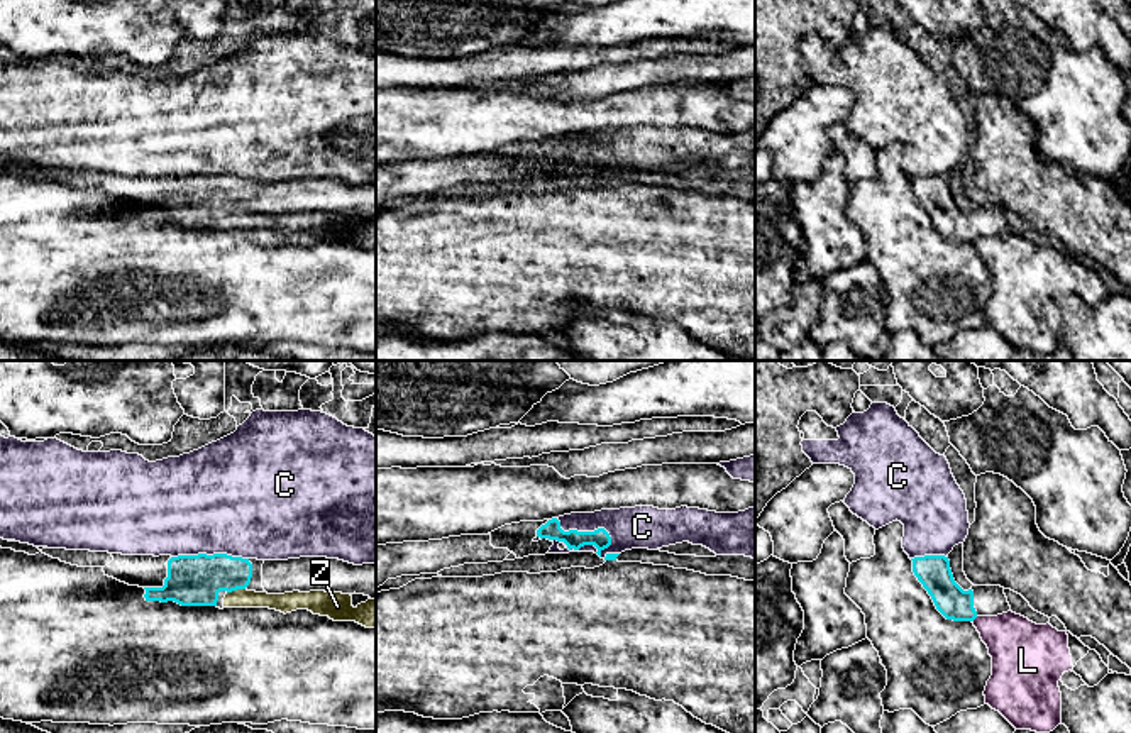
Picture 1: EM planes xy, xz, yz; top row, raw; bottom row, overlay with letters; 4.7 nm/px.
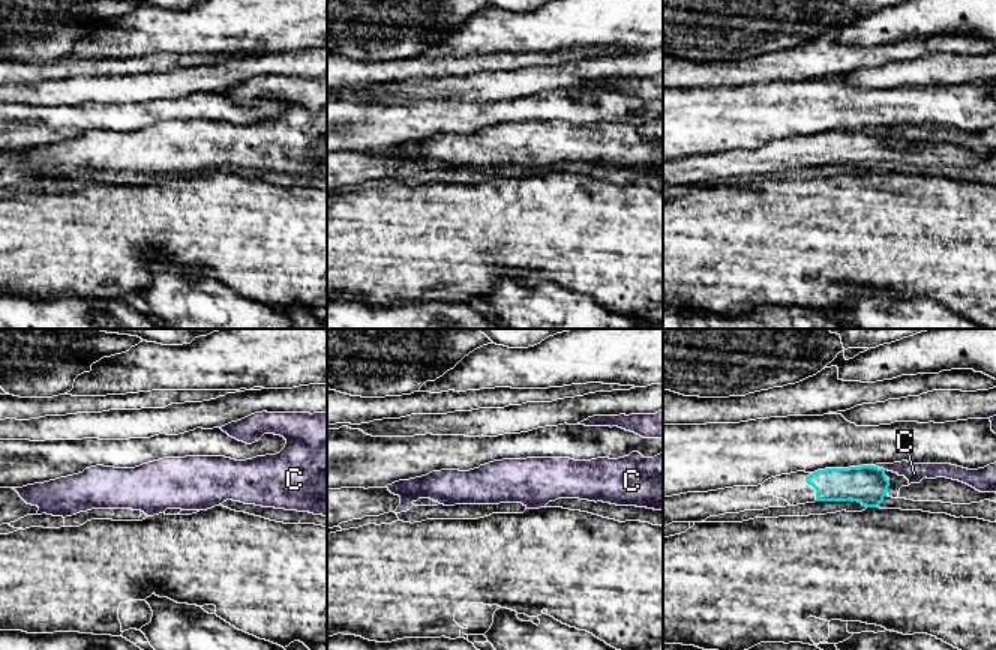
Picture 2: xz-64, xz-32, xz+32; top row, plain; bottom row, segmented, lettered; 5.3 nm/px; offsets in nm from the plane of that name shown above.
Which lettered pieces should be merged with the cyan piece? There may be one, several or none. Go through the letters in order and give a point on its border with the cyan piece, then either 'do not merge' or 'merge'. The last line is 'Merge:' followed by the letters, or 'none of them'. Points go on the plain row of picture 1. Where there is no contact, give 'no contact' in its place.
C: xz (584, 165) | do not merge
L: yz (974, 239) | do not merge
Z: xy (236, 210) | merge
Merge: Z

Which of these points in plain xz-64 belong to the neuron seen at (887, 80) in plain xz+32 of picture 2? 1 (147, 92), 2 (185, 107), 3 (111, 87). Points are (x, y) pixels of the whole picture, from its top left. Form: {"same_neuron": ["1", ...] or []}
{"same_neuron": ["1", "3"]}

